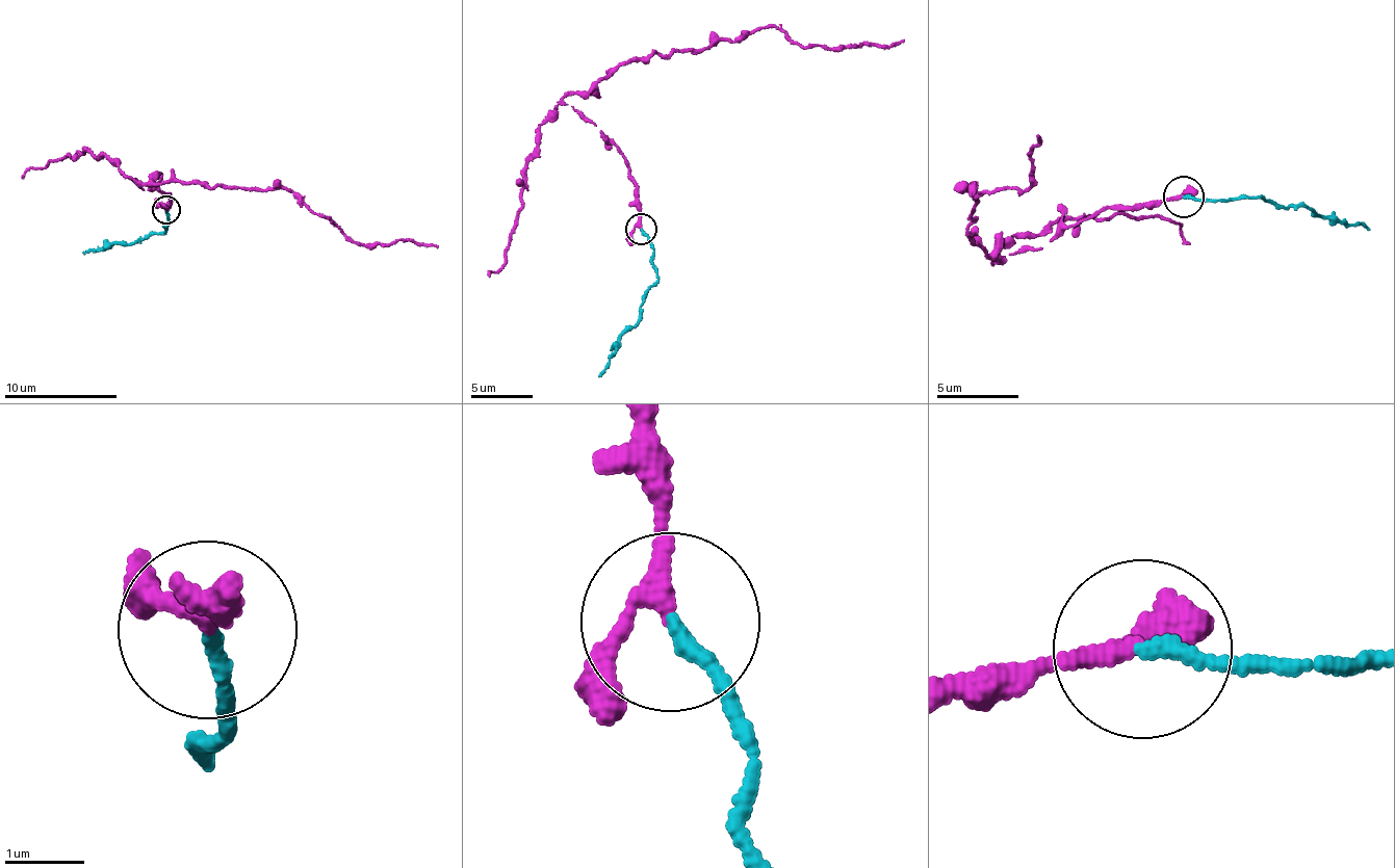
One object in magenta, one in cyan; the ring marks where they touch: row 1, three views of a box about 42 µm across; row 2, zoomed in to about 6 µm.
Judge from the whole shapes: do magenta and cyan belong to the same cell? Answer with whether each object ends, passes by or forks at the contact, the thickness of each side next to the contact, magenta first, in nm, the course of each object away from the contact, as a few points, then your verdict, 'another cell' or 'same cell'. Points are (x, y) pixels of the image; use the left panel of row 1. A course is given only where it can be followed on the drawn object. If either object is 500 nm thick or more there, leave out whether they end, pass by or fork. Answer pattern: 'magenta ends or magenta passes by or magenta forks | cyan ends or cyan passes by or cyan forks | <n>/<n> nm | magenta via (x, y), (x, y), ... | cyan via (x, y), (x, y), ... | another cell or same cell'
magenta passes by | cyan ends | 200/190 nm | magenta via (166, 209), (172, 196), (122, 173), (214, 188), (284, 188), (361, 243), (438, 247) | cyan via (166, 209), (169, 222), (162, 234), (139, 237), (135, 243), (113, 243), (109, 248), (83, 253) | same cell

